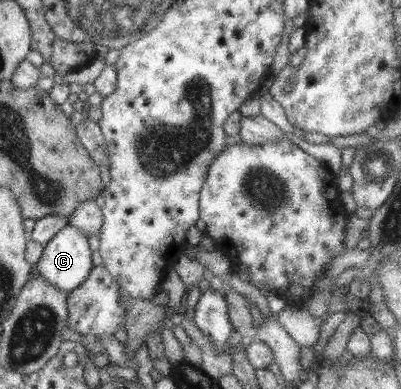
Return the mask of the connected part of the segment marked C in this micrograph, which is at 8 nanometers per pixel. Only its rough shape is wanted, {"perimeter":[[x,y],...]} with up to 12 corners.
{"perimeter":[[68,224],[33,275],[69,295],[93,267],[88,238]]}

